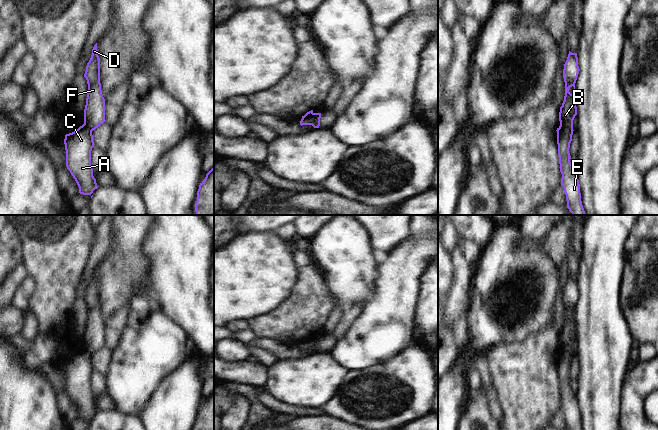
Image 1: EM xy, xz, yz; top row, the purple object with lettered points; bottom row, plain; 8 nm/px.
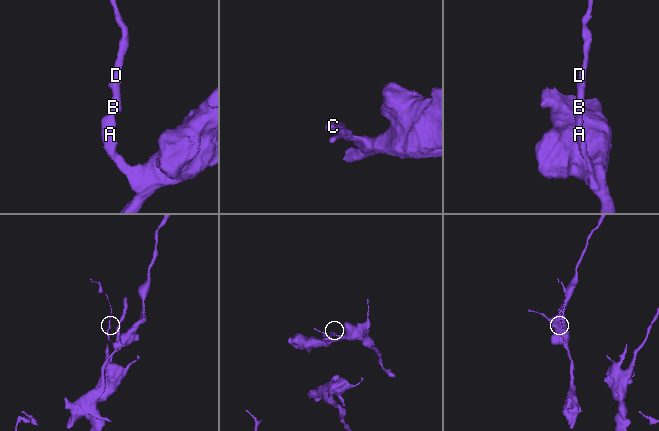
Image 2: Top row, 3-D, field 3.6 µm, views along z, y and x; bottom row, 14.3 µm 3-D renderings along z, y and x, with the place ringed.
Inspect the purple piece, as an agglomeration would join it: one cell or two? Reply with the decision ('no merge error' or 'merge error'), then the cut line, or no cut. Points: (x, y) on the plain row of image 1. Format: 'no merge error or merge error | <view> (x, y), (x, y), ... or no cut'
merge error | yz (559, 351), (572, 353)

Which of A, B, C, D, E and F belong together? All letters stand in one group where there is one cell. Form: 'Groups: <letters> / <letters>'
Groups: A C E / B D F.

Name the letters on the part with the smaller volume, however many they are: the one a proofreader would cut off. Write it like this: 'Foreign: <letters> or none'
Foreign: B, D, F

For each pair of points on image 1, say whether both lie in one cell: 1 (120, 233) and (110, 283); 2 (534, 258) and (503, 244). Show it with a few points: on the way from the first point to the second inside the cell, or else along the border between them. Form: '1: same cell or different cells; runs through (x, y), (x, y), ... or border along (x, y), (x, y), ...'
1: same cell; runs through (120, 245), (120, 271)
2: same cell; runs through (526, 258), (514, 258), (508, 252)

